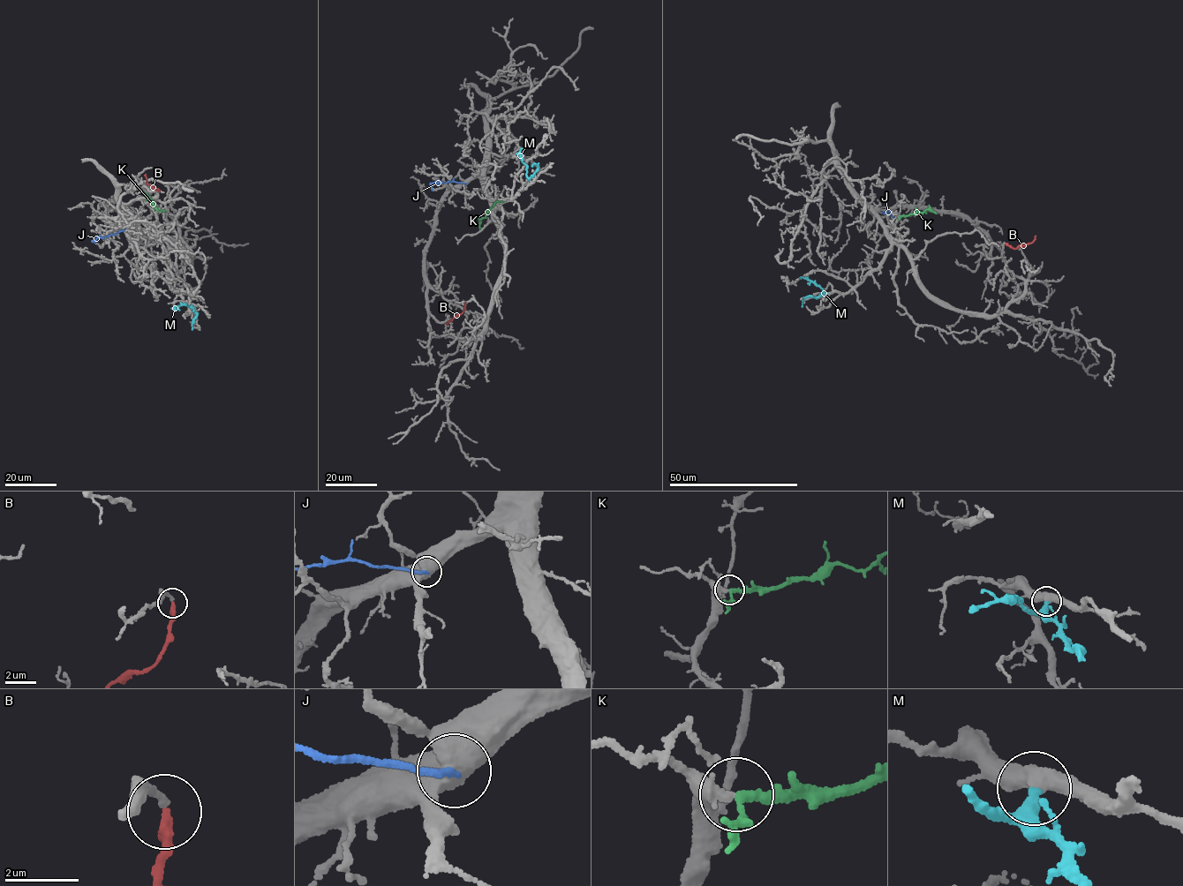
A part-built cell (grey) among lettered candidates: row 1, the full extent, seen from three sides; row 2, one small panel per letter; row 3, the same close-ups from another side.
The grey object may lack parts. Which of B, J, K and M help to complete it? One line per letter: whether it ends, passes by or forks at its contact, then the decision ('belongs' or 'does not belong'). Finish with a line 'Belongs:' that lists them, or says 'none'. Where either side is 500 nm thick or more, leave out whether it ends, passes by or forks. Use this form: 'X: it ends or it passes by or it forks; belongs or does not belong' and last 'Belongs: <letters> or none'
B: it ends; belongs
J: does not belong
K: it passes by; belongs
M: it ends; belongs
Belongs: B, K, M

